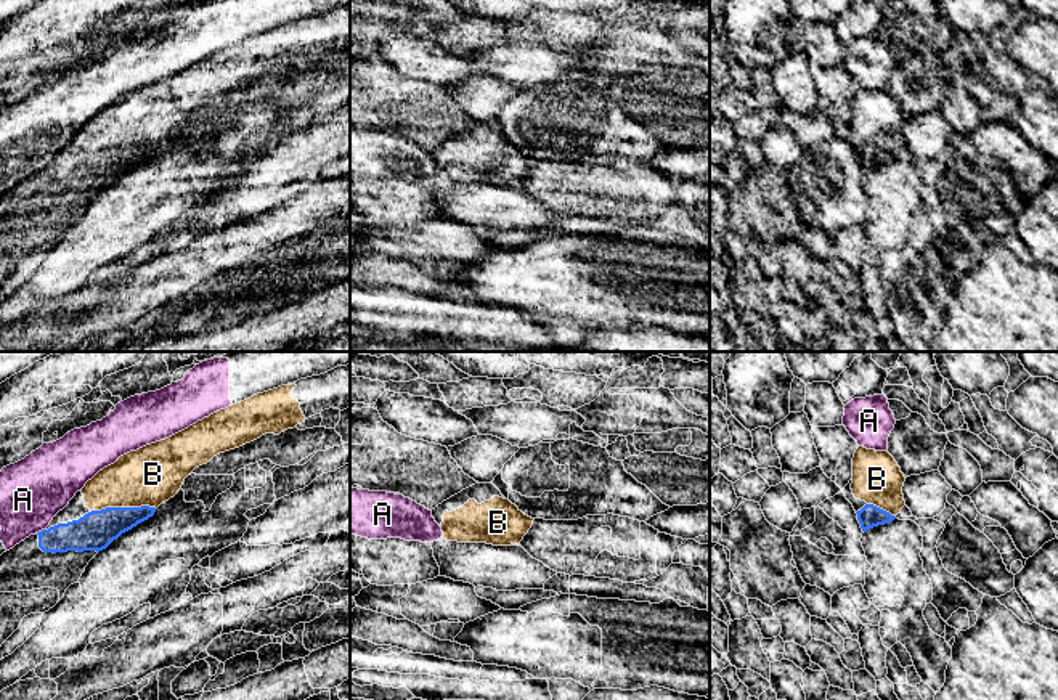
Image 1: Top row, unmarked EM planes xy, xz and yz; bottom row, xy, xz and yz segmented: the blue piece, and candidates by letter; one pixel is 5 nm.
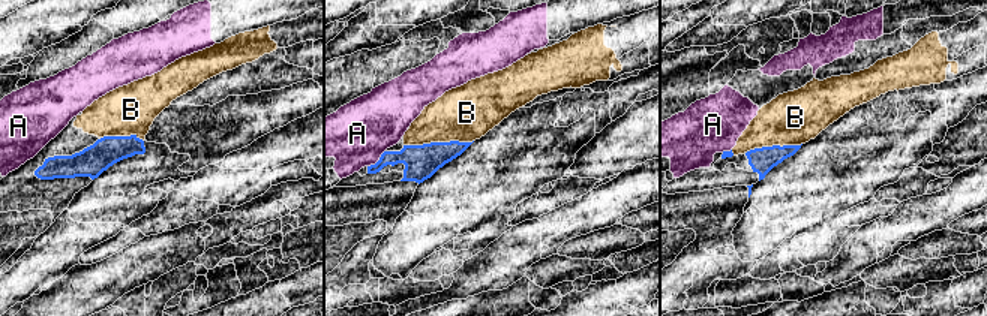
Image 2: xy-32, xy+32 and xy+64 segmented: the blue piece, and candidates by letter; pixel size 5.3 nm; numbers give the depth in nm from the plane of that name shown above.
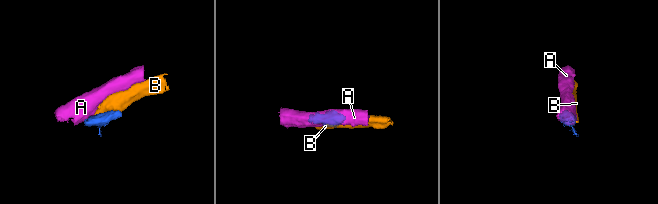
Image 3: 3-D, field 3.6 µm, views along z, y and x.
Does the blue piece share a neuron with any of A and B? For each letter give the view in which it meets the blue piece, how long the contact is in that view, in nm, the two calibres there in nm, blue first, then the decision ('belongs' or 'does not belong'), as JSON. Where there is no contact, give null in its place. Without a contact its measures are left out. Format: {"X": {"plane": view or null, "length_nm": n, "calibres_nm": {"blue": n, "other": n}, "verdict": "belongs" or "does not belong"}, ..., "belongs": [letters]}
{"A": {"plane": "xy", "length_nm": 50, "calibres_nm": {"blue": 190, "other": 320}, "verdict": "does not belong"}, "B": {"plane": "xy", "length_nm": 320, "calibres_nm": {"blue": 190, "other": 300}, "verdict": "belongs"}, "belongs": ["B"]}

